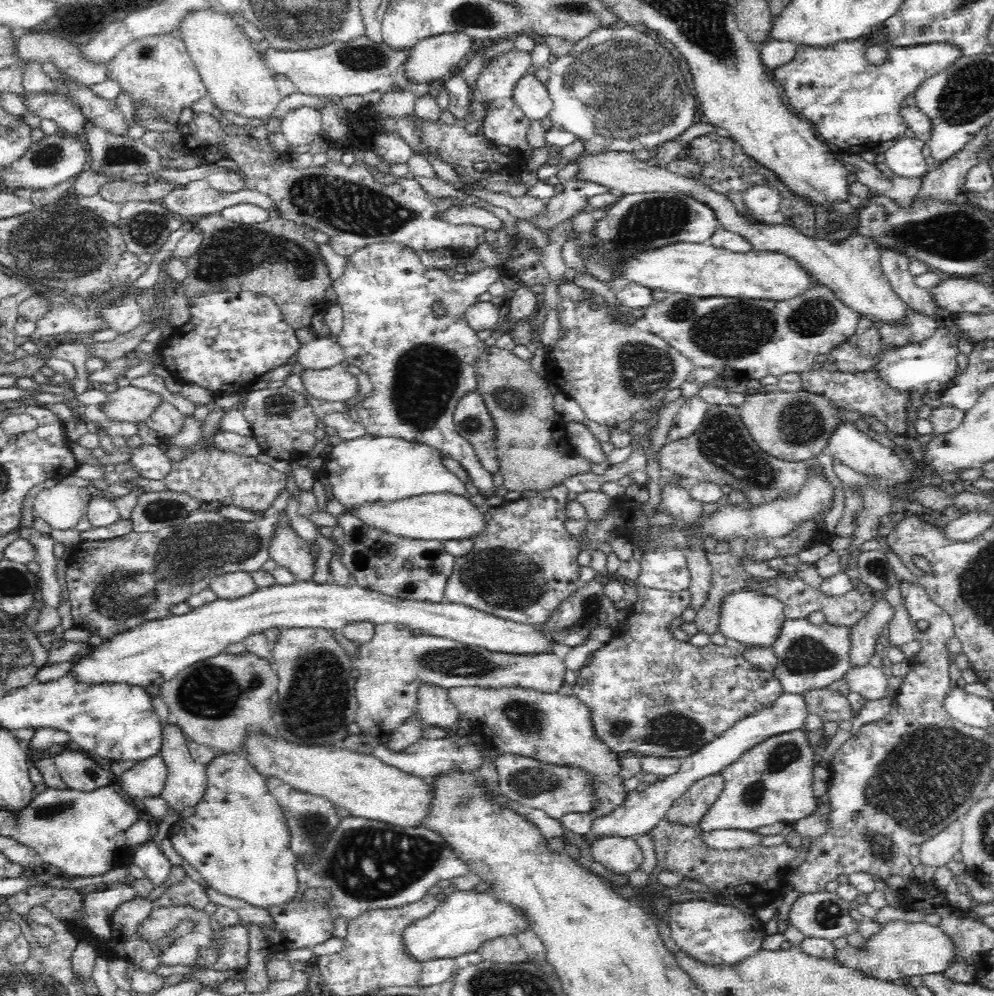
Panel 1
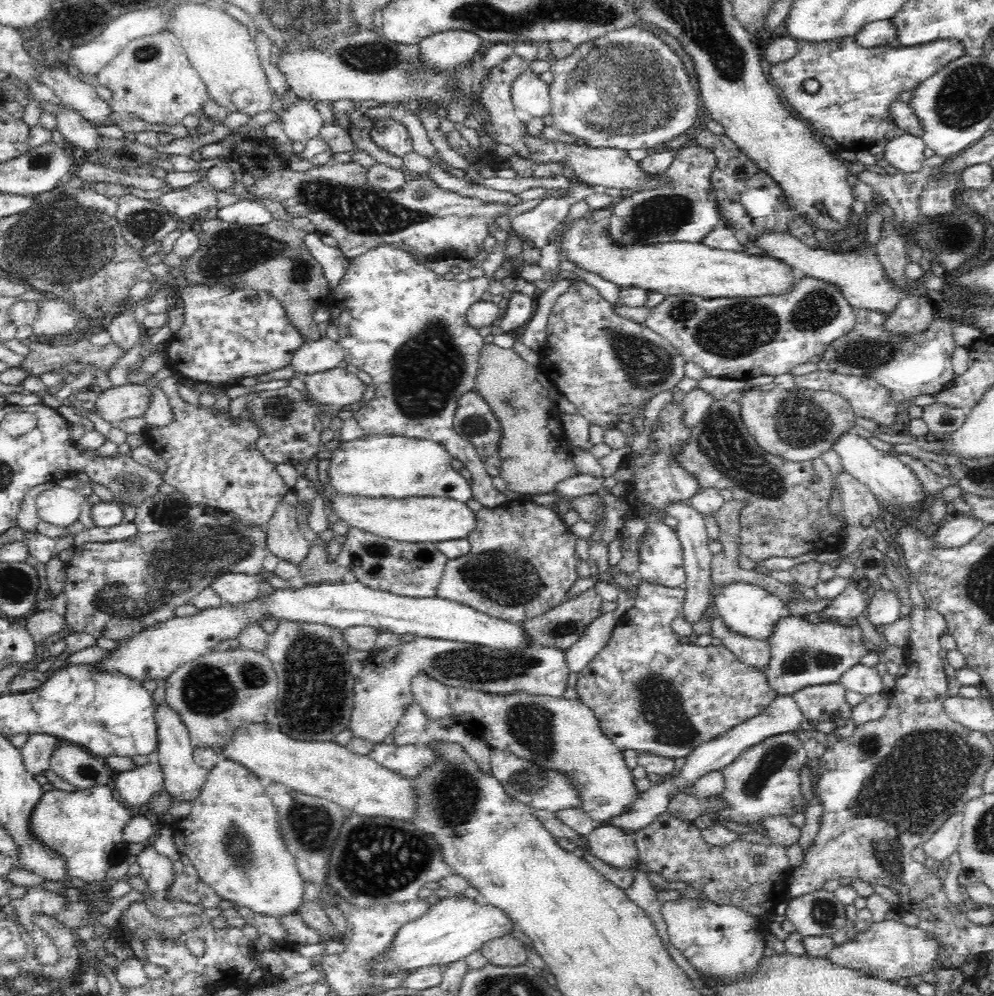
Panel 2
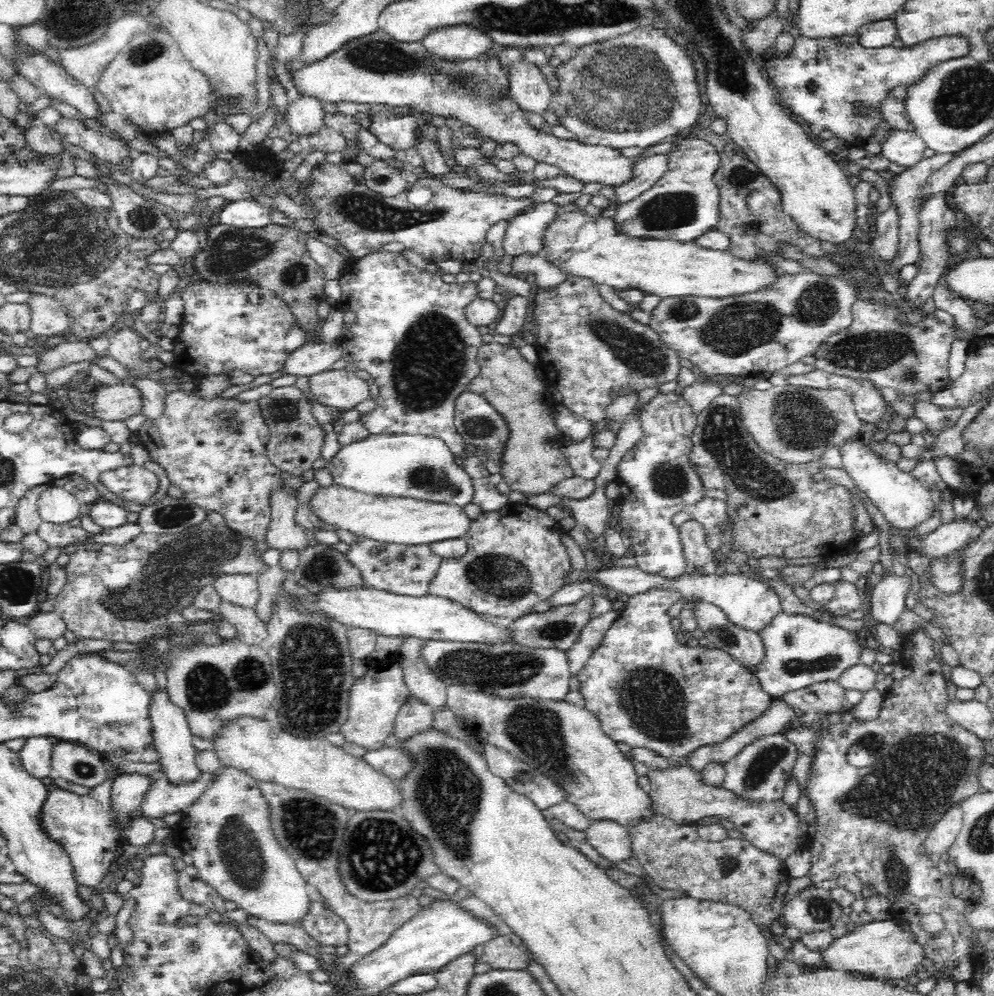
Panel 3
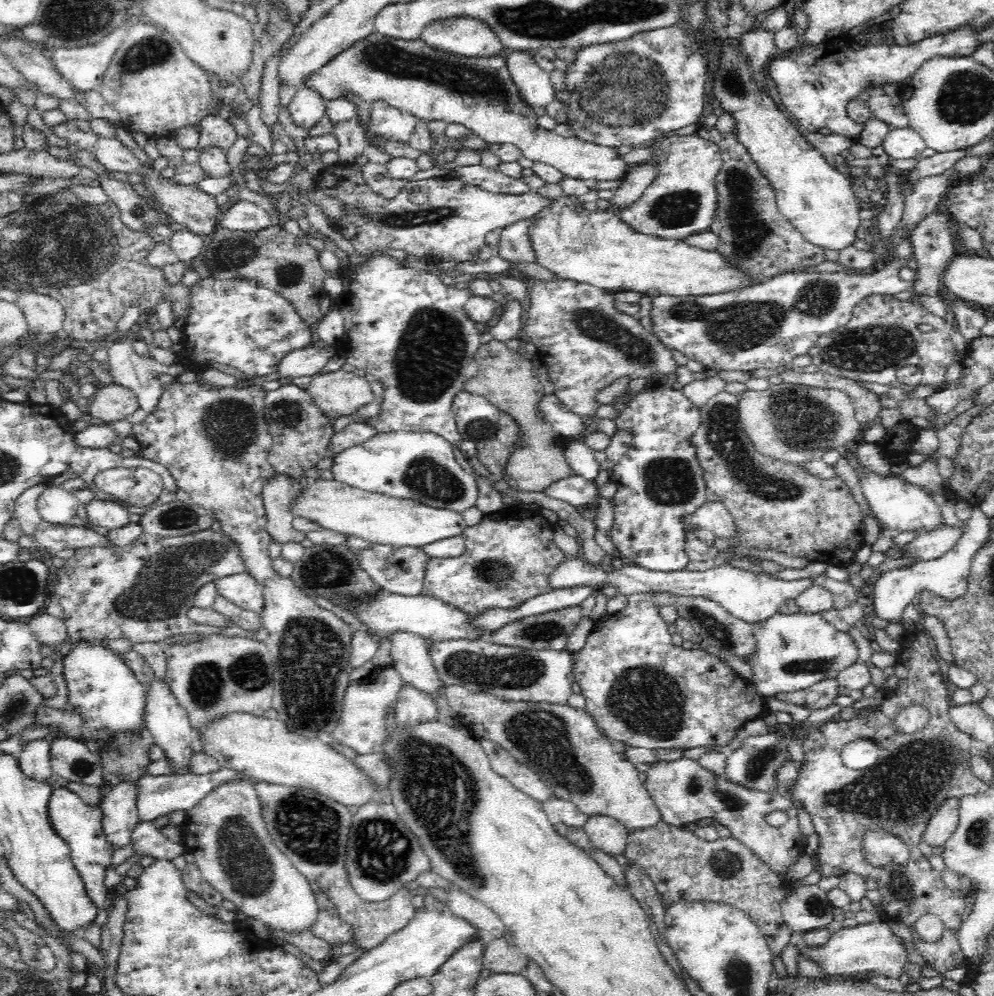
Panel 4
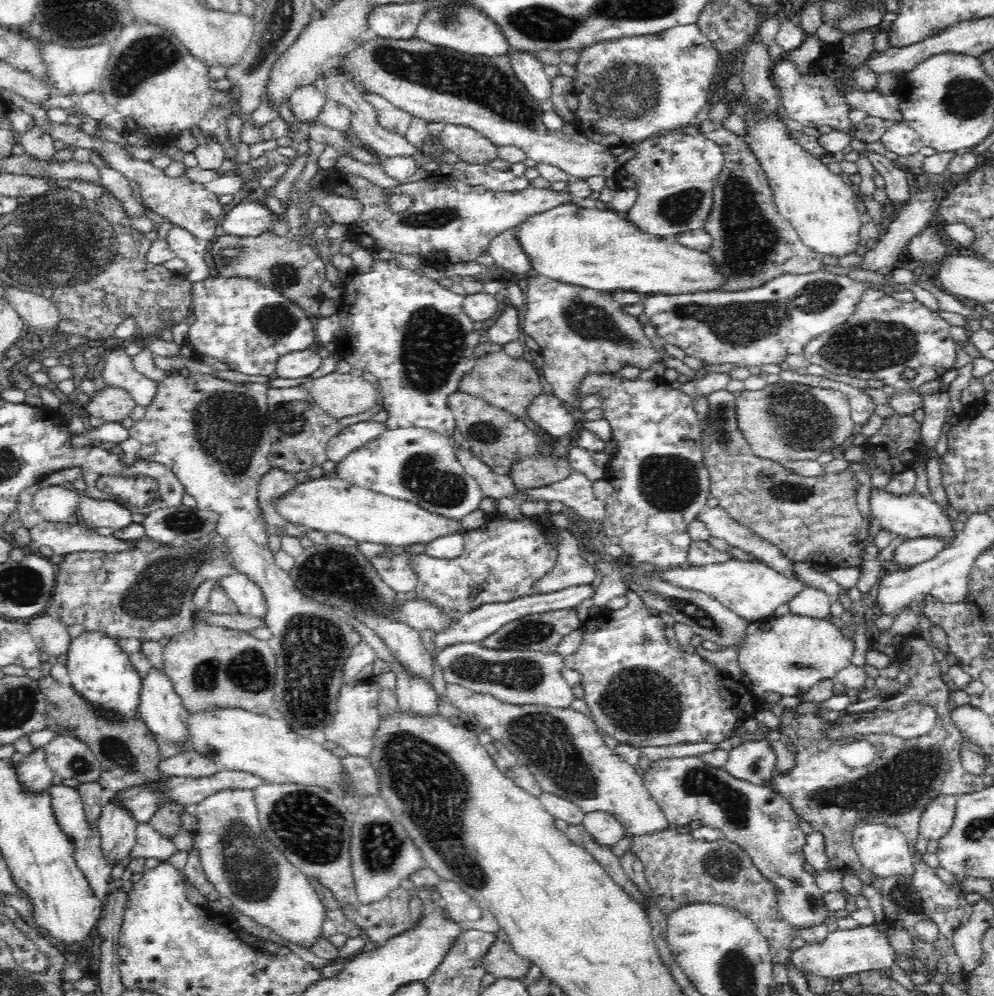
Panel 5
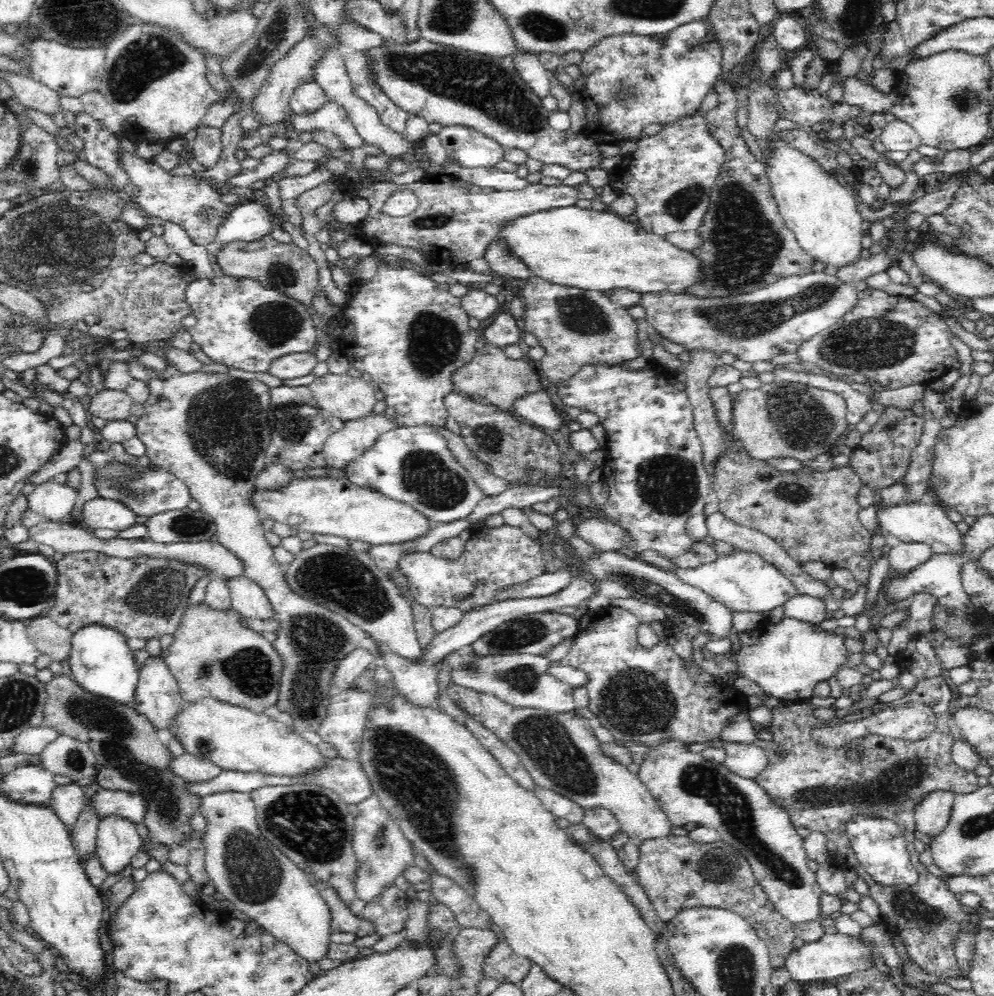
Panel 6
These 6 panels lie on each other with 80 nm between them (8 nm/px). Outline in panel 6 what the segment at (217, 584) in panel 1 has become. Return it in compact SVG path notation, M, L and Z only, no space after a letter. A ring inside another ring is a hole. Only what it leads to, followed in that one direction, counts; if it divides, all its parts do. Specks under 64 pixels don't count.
M247 576L228 579L231 594L231 606L243 617L271 620L274 619L274 607L270 603L264 588Z

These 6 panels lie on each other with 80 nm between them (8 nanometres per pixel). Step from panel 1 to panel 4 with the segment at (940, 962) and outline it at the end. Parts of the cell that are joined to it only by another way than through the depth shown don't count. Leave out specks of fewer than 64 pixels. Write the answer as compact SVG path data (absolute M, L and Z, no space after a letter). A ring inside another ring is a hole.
M886 919L844 927L839 932L829 934L828 940L822 946L802 945L798 948L798 956L810 960L829 976L855 976L869 973L899 978L904 973L909 962L904 941L896 936L886 924Z

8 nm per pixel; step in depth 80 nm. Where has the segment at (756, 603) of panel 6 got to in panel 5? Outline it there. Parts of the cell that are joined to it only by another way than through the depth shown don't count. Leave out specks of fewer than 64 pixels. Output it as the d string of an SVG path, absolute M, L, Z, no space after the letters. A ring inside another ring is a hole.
M735 559L688 569L676 566L661 570L654 569L654 571L660 573L662 577L666 577L674 585L709 594L738 616L754 620L772 617L778 606L786 604L803 589L800 580L789 579L776 572L772 567L764 565L762 562L754 562L754 560Z

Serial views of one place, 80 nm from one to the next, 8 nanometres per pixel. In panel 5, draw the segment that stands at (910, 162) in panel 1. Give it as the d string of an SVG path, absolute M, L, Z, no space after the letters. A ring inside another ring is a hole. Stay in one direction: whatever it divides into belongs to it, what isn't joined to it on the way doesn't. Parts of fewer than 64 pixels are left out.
M904 122L892 123L881 136L885 150L898 156L916 154L922 148L921 136L910 125Z

